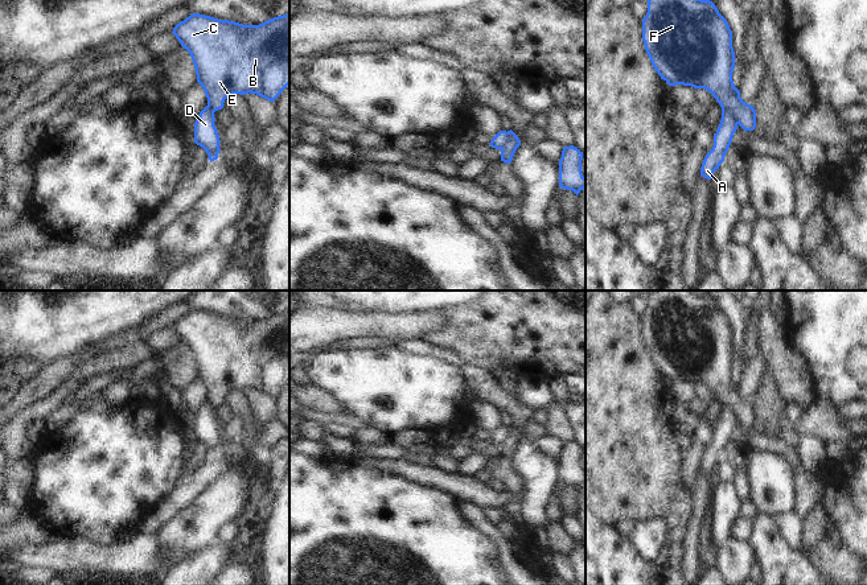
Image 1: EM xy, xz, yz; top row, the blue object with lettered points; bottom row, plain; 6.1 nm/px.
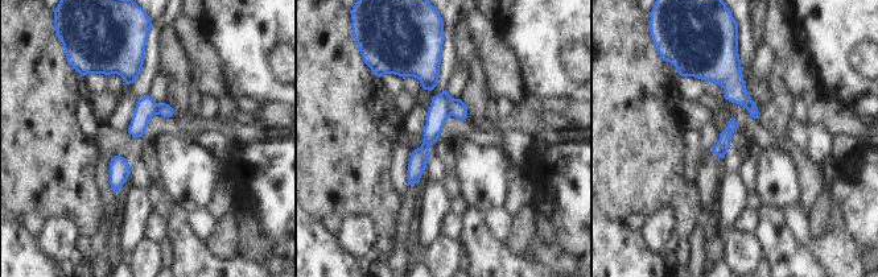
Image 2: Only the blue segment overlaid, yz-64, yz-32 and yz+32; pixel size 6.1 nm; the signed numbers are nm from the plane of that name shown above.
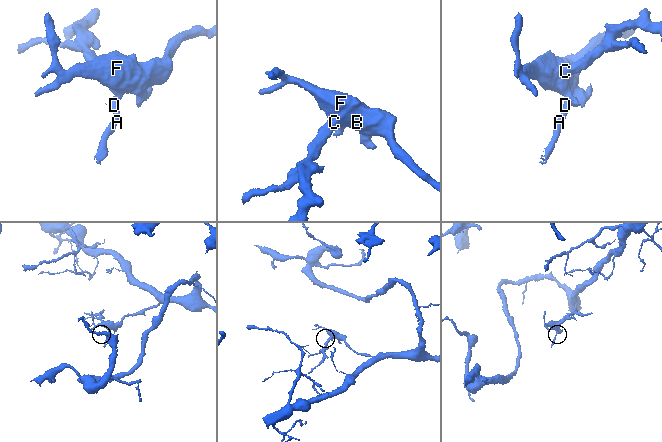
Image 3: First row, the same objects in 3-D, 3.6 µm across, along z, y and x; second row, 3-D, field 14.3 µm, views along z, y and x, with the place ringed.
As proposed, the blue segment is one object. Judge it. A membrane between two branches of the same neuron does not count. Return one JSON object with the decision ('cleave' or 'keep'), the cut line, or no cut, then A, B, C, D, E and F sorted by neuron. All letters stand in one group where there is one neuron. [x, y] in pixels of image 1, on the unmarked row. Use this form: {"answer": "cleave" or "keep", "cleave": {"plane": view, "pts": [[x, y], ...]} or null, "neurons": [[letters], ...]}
{"answer": "cleave", "cleave": {"plane": "yz", "pts": [[722, 406], [728, 406], [738, 419]]}, "neurons": [["A", "D"], ["B", "C", "E", "F"]]}

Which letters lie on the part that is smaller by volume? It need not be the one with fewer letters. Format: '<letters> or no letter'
A, D

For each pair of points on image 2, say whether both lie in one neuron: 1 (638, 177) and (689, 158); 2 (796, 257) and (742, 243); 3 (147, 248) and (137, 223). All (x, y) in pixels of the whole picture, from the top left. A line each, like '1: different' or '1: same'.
1: different
2: different
3: different

